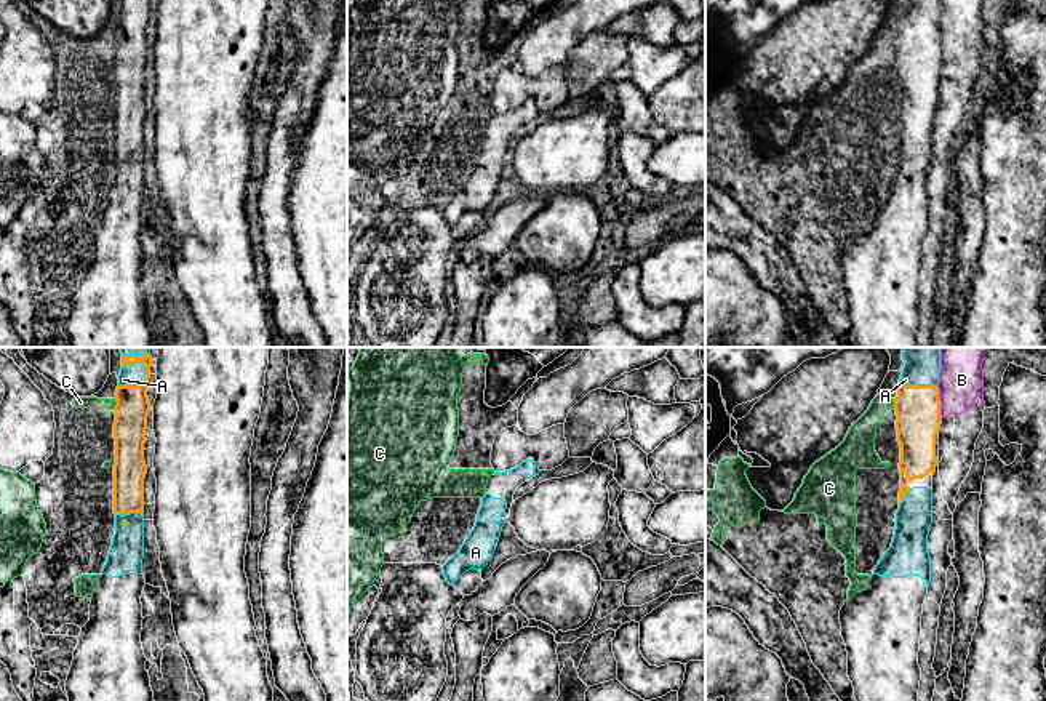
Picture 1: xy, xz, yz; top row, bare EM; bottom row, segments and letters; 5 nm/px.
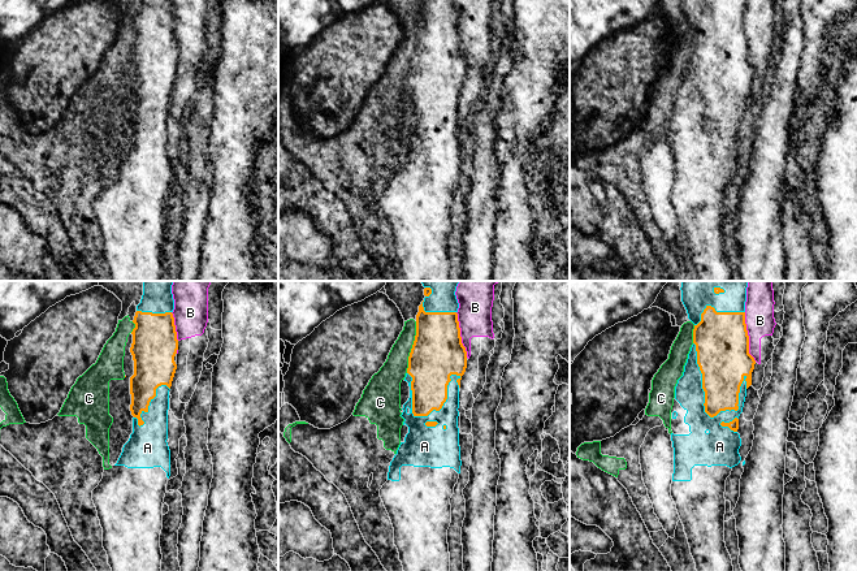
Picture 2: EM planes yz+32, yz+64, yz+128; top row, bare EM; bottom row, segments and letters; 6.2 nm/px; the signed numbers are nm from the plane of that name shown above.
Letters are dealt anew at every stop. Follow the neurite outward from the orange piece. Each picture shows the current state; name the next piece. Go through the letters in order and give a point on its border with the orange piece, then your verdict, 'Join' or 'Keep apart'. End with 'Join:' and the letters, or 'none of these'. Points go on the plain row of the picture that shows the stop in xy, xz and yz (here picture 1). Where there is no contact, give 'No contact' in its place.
A: Touches orange at xy (139, 26). Join
B: Touches orange at yz (939, 44). Keep apart
C: Touches orange at xy (117, 45). Keep apart
Join: A

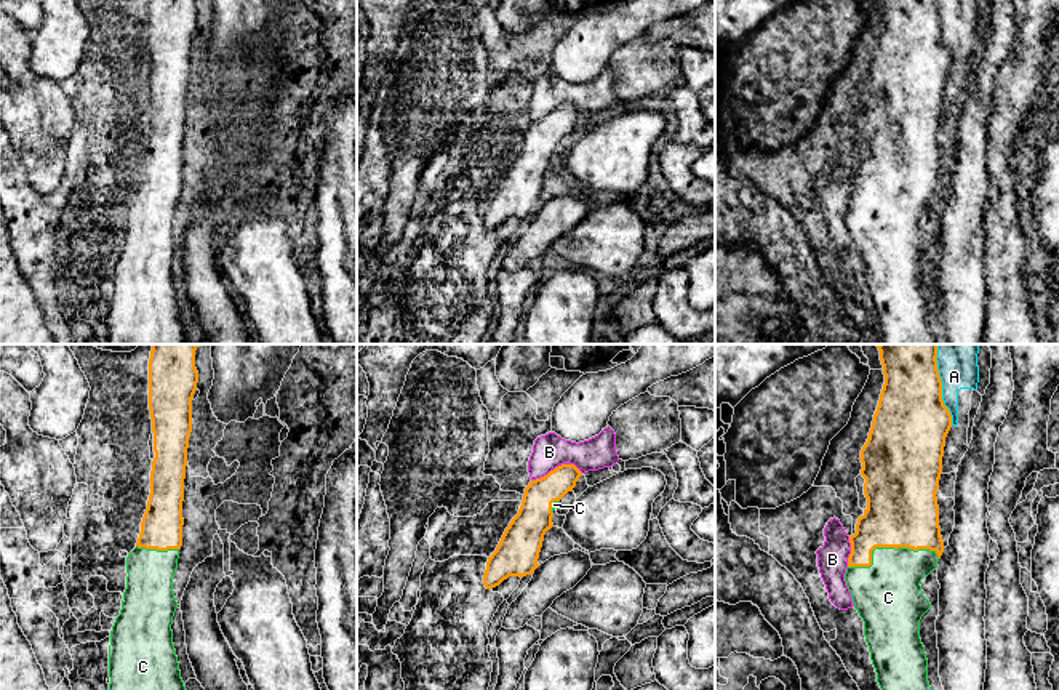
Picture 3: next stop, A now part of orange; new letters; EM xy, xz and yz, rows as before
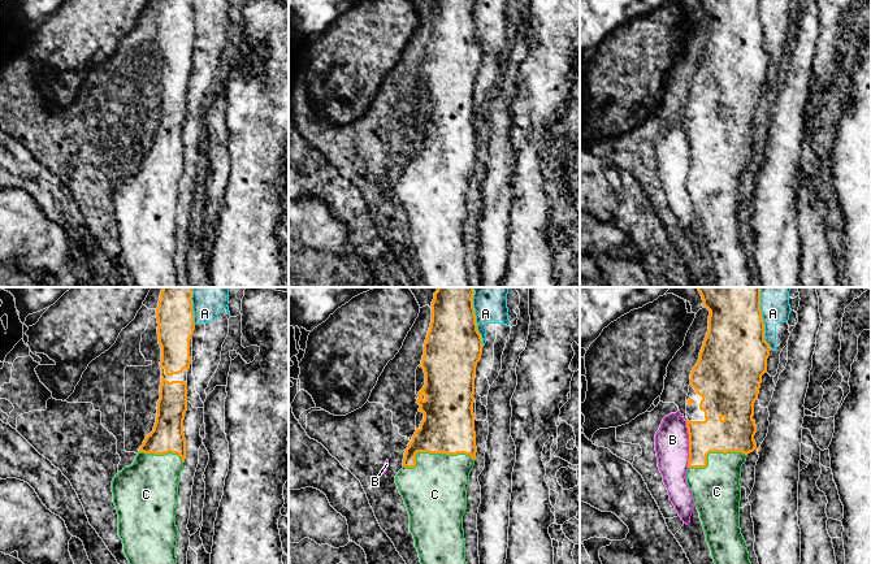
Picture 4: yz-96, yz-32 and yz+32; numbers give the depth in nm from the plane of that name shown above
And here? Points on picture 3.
A: Touches orange at yz (941, 34). Keep apart
B: Touches orange at xz (559, 108). Keep apart
C: Touches orange at yz (888, 188). Join
Join: C

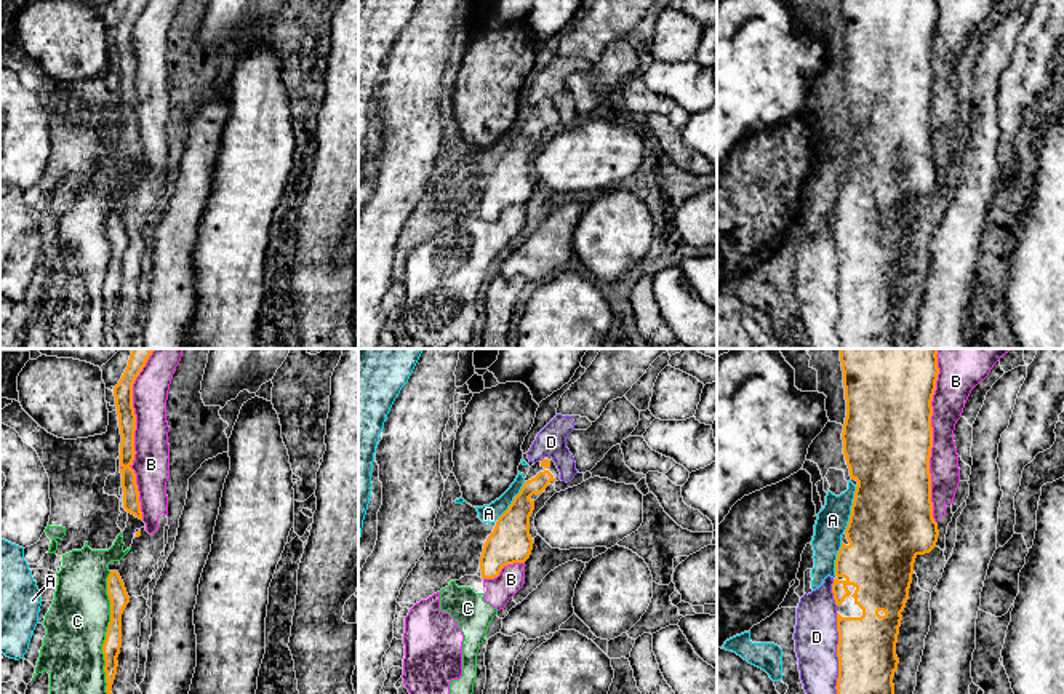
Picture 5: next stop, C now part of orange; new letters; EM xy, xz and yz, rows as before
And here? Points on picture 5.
A: Touches orange at yz (852, 151). Keep apart
B: Touches orange at yz (932, 83). Keep apart
C: Touches orange at xy (106, 280). Keep apart
D: Touches orange at yz (839, 301). Keep apart
Join: none of these

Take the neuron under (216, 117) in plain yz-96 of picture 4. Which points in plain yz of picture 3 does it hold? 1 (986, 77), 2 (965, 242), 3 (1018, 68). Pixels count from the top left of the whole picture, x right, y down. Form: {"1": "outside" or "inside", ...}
{"1": "inside", "2": "inside", "3": "outside"}

